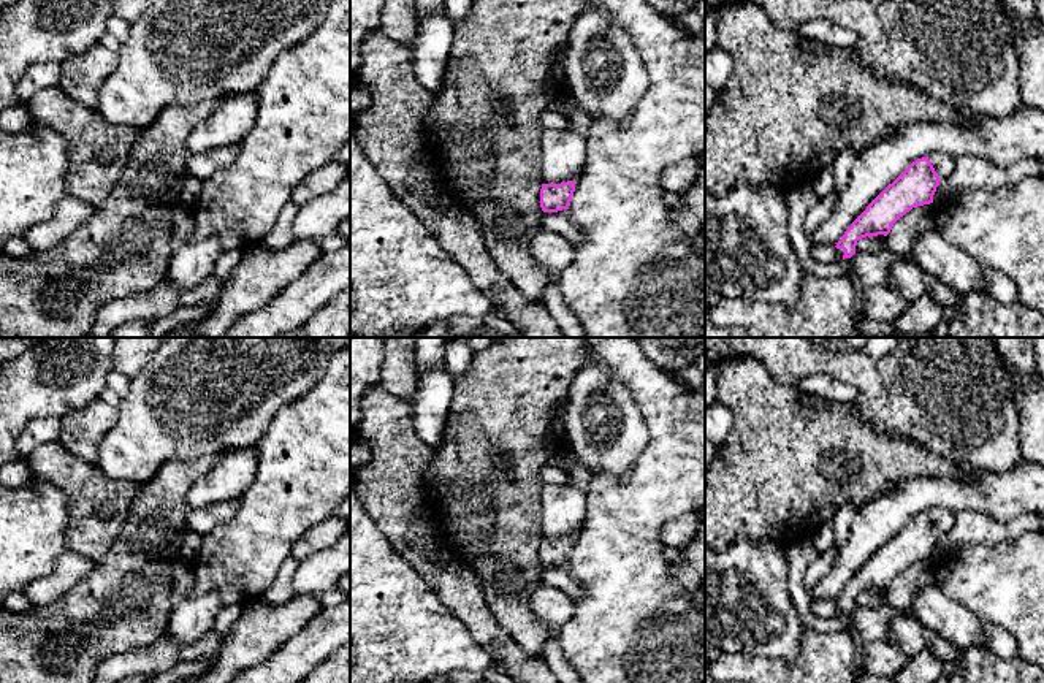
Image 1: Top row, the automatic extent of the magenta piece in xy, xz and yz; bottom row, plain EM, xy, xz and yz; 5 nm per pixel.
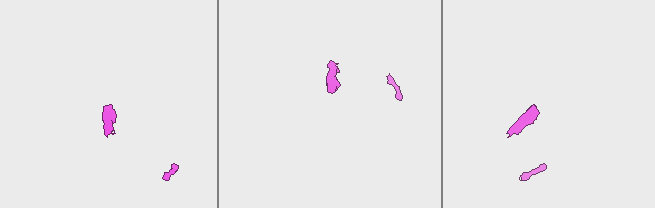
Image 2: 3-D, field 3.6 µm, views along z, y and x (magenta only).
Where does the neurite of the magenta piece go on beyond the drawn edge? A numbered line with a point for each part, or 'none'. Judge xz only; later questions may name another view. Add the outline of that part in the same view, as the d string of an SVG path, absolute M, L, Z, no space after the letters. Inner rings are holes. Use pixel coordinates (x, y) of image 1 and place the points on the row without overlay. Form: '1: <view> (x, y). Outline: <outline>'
1: xz (560, 577). Outline: M570 566L543 567L542 583L564 591L573 601L583 597L583 585L572 577Z

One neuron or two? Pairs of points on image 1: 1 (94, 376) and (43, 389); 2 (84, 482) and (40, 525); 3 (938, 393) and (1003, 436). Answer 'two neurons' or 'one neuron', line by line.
1: one neuron
2: two neurons
3: one neuron

